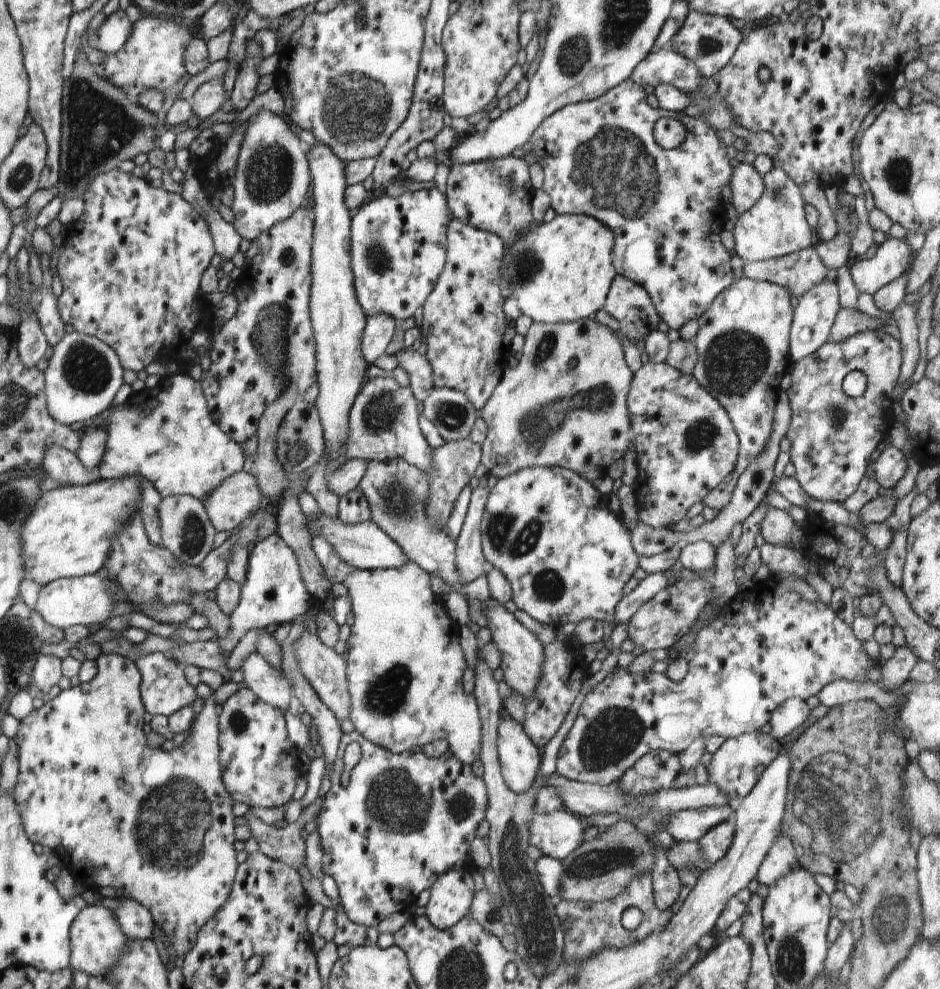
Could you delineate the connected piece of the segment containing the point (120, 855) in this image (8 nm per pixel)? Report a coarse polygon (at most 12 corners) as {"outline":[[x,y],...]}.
{"outline":[[132,660],[21,721],[31,842],[177,958],[239,866],[204,698],[148,748]]}

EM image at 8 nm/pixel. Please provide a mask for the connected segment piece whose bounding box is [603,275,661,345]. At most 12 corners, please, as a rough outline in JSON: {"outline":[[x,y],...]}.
{"outline":[[621,275],[603,308],[634,345],[661,320],[646,290]]}

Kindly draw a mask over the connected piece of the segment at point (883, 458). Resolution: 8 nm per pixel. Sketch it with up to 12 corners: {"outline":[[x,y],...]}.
{"outline":[[888,444],[875,459],[874,478],[891,492],[904,477],[904,454]]}

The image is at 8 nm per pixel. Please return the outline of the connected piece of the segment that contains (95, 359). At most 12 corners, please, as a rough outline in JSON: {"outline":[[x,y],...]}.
{"outline":[[66,332],[43,372],[56,422],[114,404],[124,368],[94,336]]}

